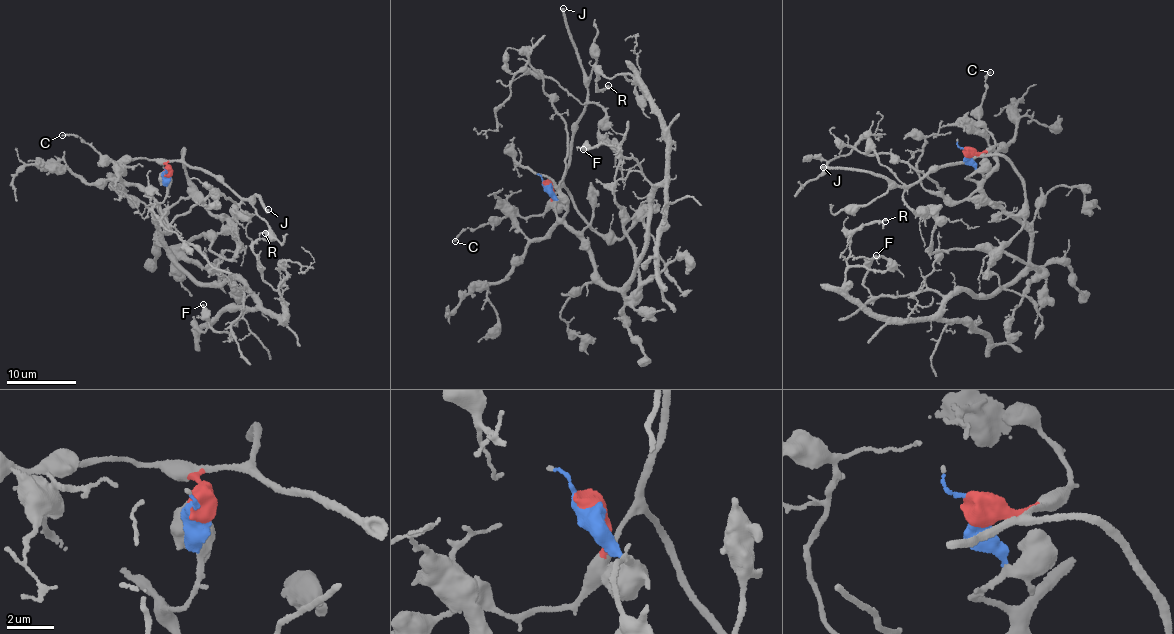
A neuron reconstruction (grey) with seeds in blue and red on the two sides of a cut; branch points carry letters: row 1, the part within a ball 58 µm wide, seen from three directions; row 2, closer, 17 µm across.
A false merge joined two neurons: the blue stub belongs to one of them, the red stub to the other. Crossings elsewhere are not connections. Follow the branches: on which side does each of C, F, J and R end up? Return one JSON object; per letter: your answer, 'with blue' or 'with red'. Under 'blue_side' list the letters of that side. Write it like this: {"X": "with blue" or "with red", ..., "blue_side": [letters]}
{"C": "with red", "F": "with blue", "J": "with red", "R": "with blue", "blue_side": ["F", "R"]}

